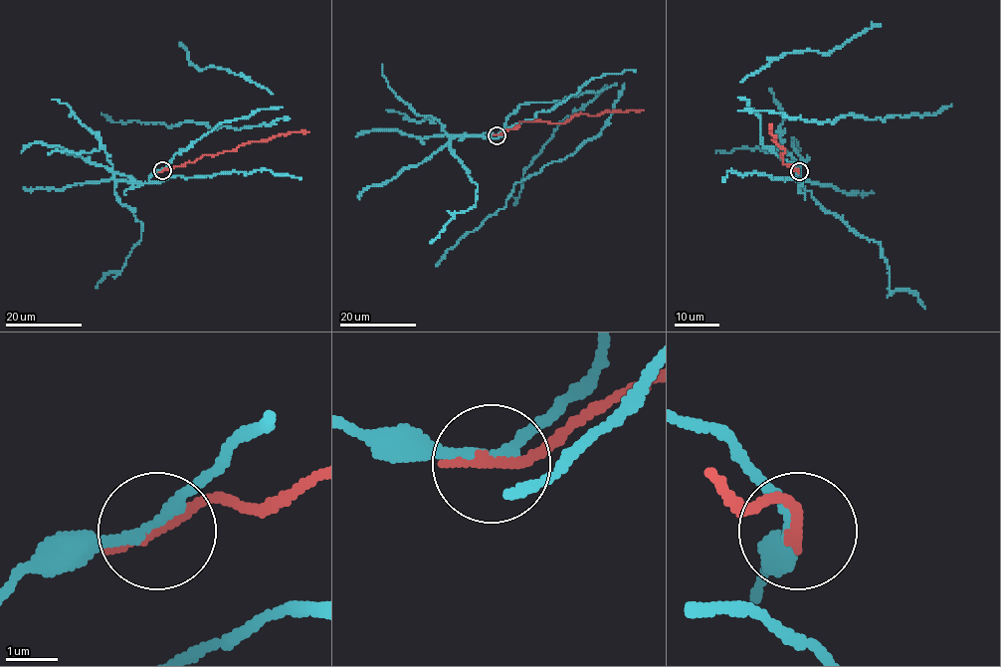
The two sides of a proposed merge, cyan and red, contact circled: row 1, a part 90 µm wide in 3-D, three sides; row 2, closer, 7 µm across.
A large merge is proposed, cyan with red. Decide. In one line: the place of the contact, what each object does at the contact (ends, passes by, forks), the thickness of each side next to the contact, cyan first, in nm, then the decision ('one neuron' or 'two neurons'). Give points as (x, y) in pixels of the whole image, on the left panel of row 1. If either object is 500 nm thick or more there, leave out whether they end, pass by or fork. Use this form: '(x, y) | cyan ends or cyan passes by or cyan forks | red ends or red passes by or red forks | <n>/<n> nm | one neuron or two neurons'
(162, 170) | cyan passes by | red ends | 240/240 nm | two neurons

